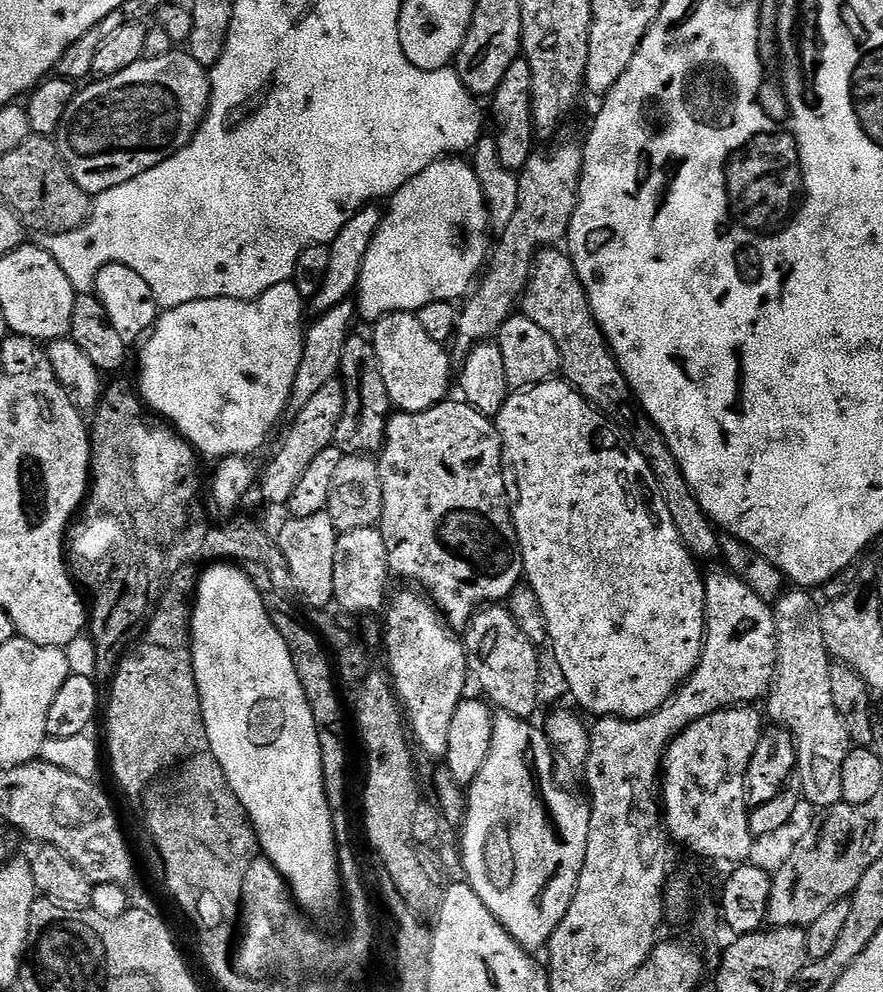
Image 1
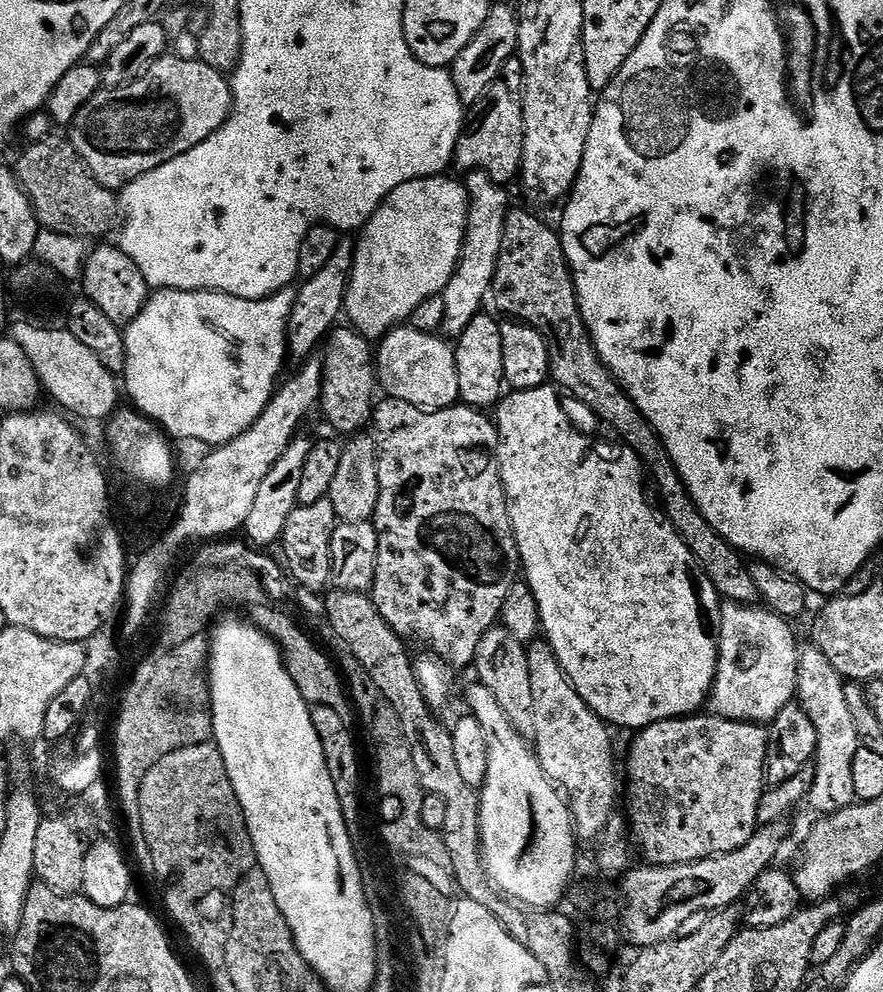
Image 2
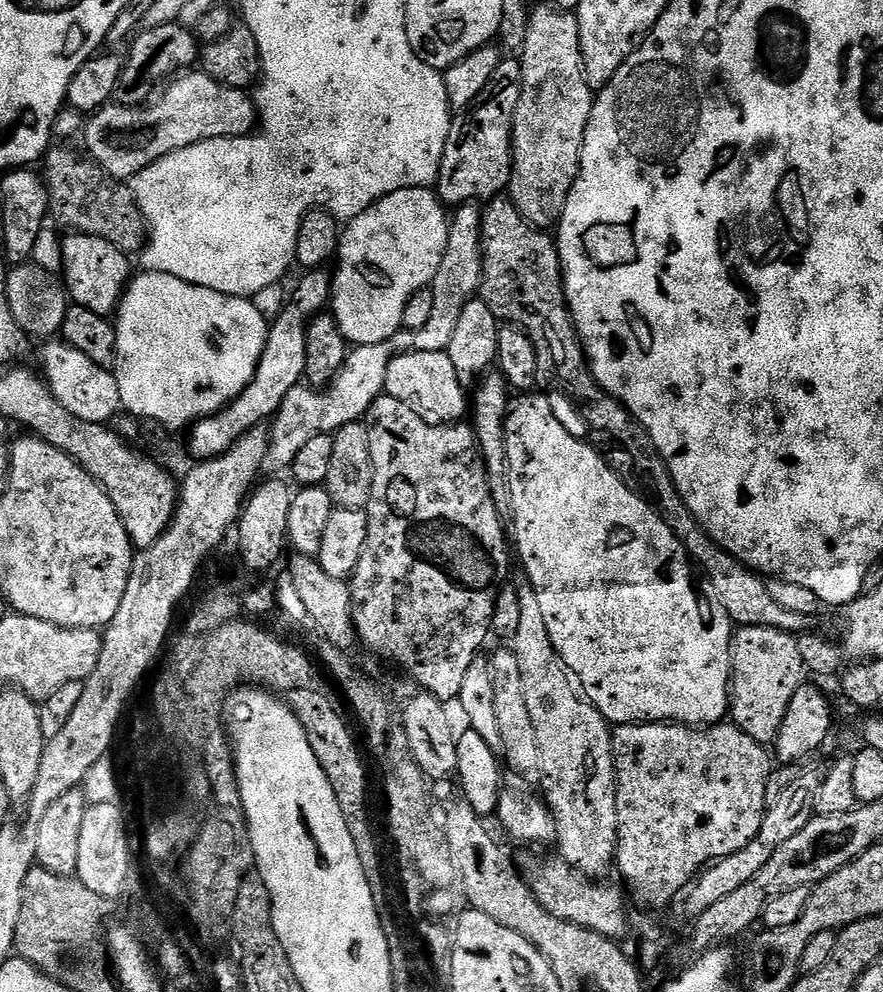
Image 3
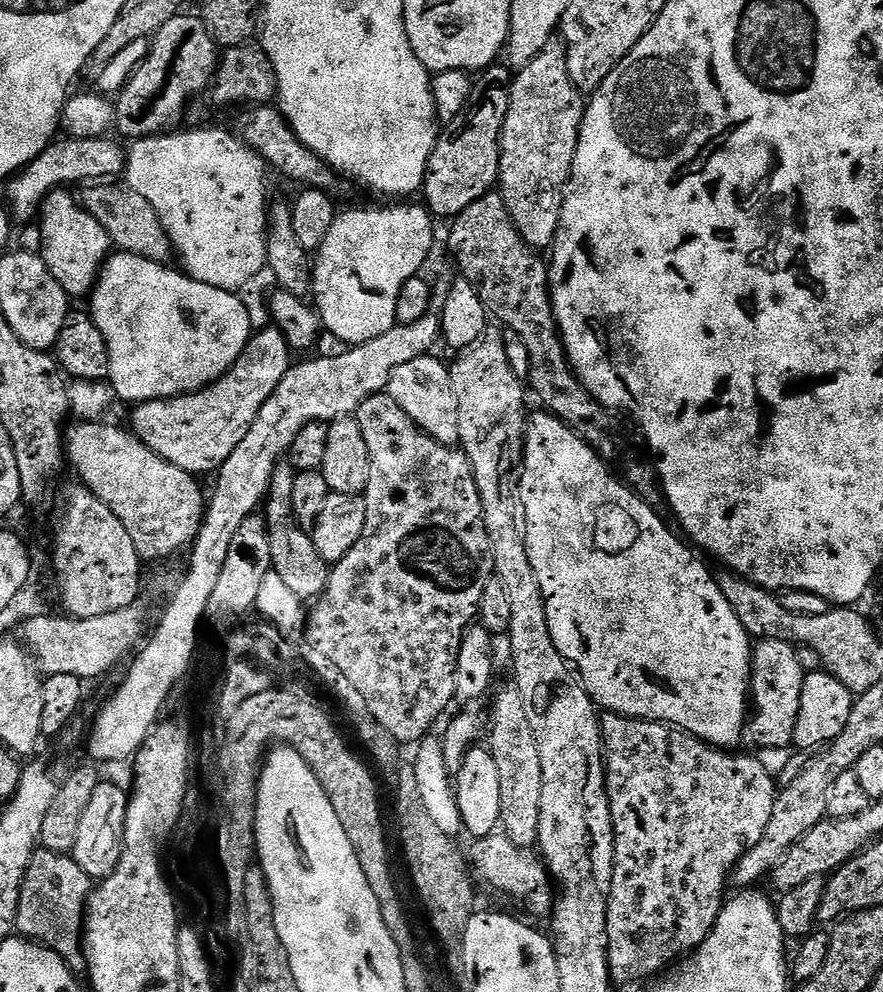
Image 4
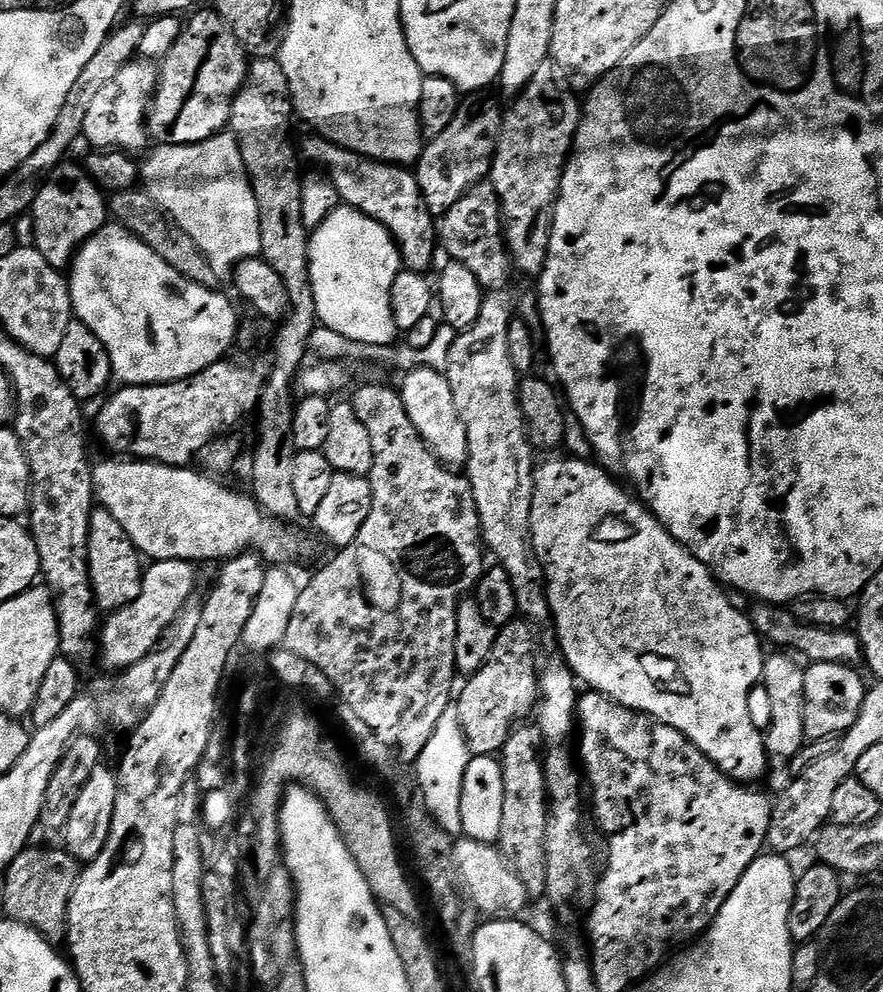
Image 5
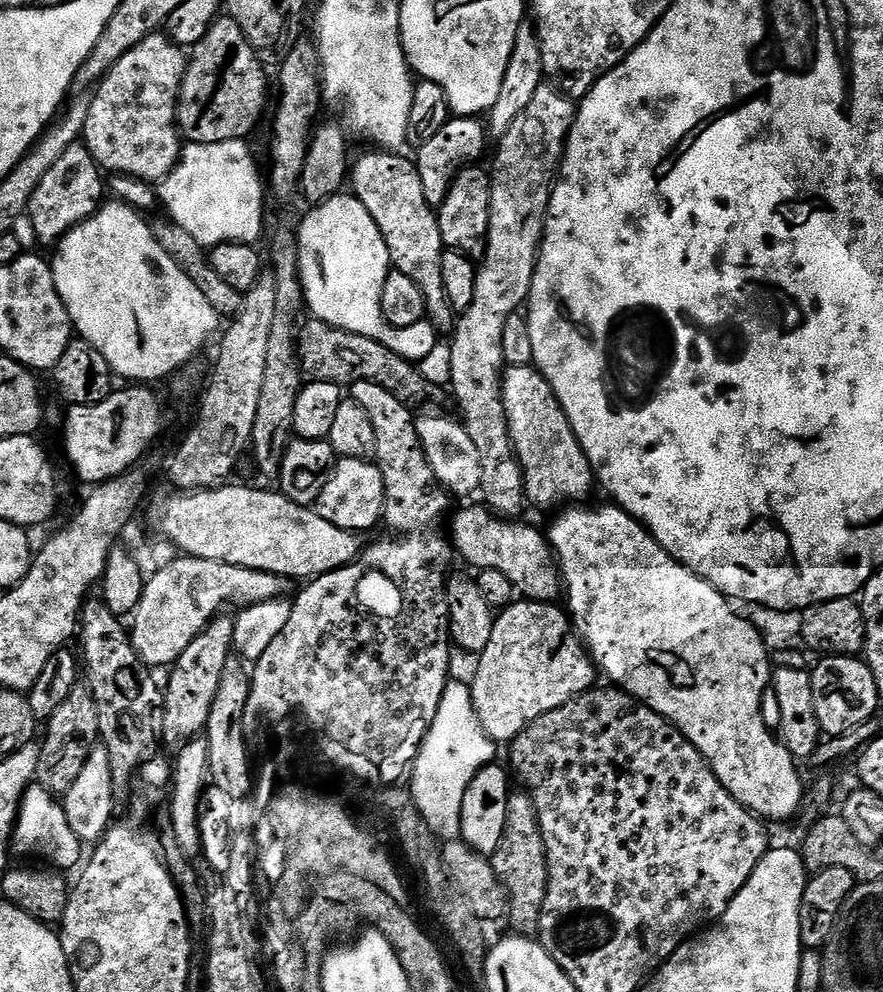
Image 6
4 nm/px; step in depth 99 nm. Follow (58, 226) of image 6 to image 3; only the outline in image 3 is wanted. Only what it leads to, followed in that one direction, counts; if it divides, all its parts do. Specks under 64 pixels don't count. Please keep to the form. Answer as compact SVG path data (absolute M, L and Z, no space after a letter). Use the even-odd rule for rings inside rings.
M72 232L63 237L60 245L60 262L62 265L62 283L70 297L71 303L78 308L94 310L94 314L111 317L119 309L120 298L124 295L130 280L128 272L129 257L118 246L106 242L106 238L94 238L81 232Z

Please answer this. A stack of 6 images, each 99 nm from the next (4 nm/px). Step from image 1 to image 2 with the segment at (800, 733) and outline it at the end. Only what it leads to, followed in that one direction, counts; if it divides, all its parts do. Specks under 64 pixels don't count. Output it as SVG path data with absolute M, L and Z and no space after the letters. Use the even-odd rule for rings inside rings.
M815 646L806 647L800 653L798 678L796 679L796 695L803 711L814 724L816 731L816 755L812 772L812 785L806 788L806 804L816 814L827 814L842 811L857 803L854 790L854 754L862 747L862 739L855 726L853 714L846 704L844 687L846 681L834 666L830 666L830 658L822 654Z

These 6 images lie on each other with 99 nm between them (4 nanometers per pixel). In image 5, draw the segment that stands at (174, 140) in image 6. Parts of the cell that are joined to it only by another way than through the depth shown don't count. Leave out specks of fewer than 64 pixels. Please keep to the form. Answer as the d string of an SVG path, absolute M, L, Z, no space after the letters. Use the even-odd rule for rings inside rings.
M137 58L122 66L121 72L94 97L94 103L86 114L83 139L89 140L93 144L92 148L96 150L119 150L127 154L137 154L136 152L140 151L143 153L150 144L147 126L148 109L152 107L152 97L156 94L158 81L160 81L160 74L153 61Z

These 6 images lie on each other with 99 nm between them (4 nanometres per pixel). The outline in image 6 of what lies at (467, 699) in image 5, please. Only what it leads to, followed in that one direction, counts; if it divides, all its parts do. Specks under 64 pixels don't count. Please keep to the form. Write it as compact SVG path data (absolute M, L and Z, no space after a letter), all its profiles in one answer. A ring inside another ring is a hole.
M527 598L512 601L497 613L486 650L479 653L469 688L478 722L497 745L507 745L542 714L566 706L597 683L595 661L575 633L568 614L558 607Z

